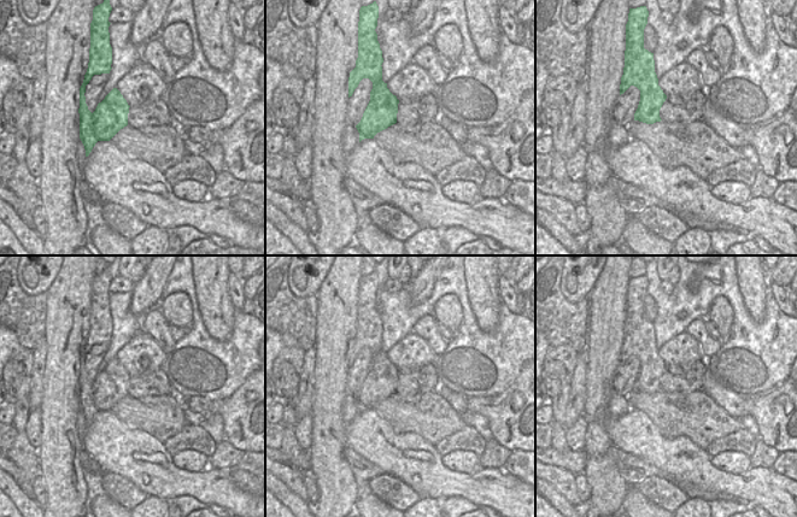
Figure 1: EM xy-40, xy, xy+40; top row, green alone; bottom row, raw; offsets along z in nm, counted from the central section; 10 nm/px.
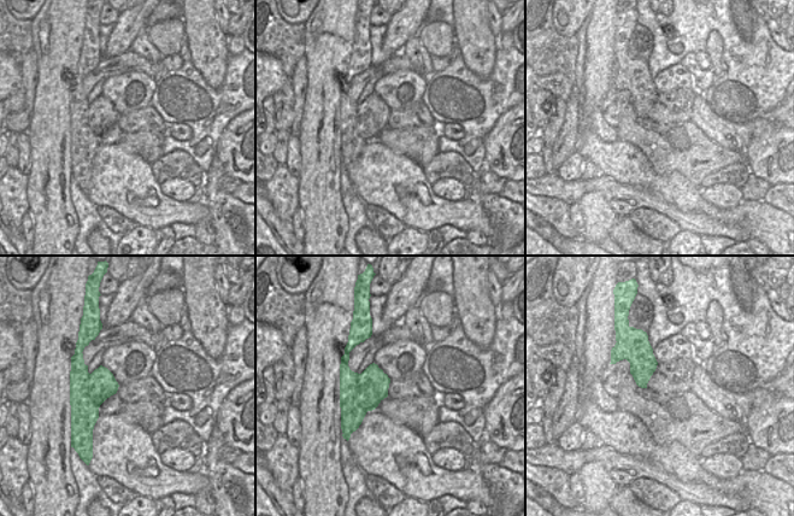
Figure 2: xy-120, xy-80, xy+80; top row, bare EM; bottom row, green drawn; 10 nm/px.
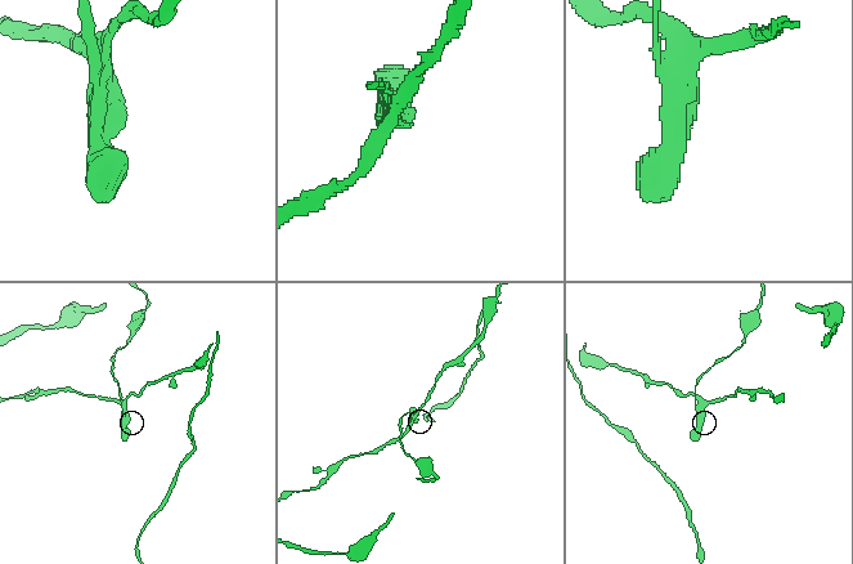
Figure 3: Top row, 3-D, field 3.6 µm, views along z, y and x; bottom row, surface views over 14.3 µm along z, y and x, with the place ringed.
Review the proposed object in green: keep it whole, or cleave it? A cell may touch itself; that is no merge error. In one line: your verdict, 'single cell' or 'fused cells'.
fused cells

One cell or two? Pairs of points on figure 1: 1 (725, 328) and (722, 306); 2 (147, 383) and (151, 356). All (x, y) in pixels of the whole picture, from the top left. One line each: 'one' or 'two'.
1: one
2: two

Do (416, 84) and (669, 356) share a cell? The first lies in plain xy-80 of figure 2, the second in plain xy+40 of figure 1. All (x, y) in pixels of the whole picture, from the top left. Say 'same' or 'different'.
same

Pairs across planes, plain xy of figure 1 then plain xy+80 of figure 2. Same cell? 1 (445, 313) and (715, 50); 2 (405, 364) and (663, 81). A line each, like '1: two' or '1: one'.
1: one
2: one

